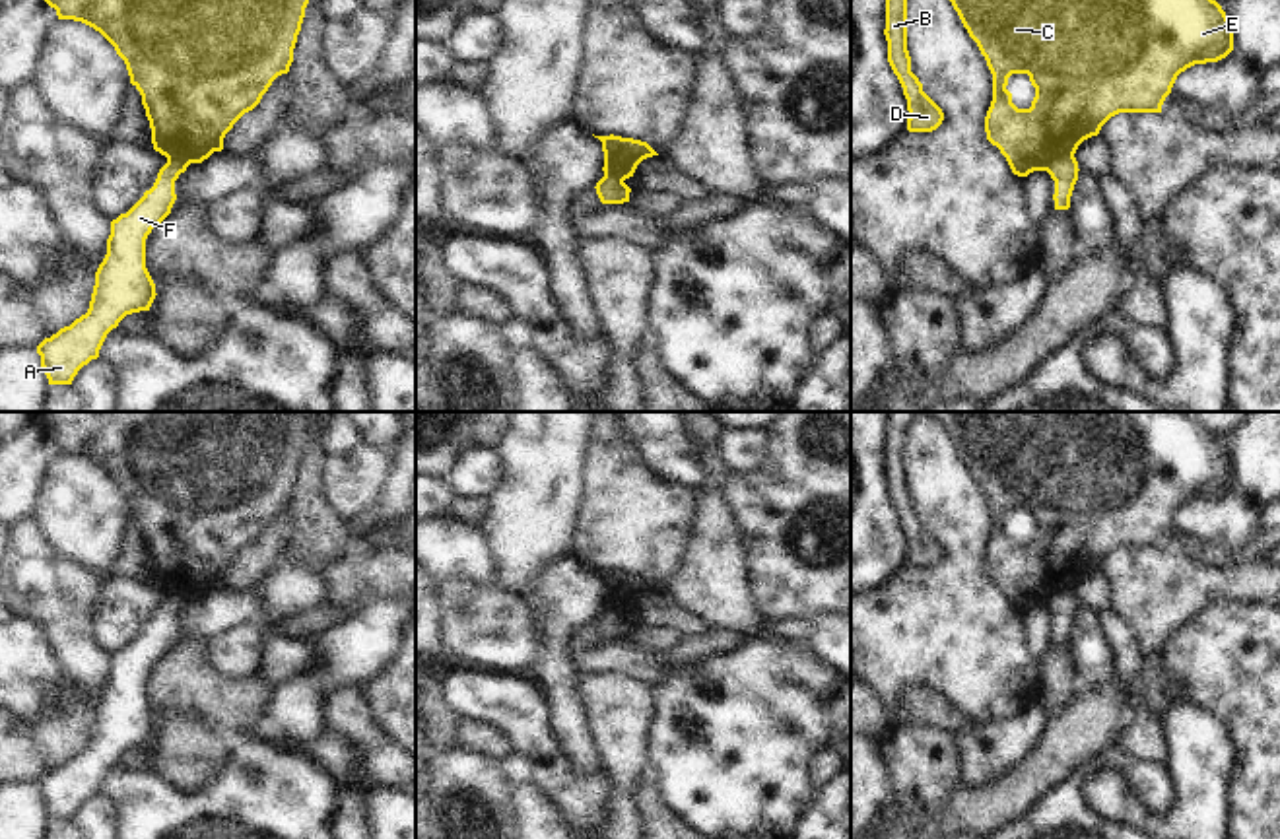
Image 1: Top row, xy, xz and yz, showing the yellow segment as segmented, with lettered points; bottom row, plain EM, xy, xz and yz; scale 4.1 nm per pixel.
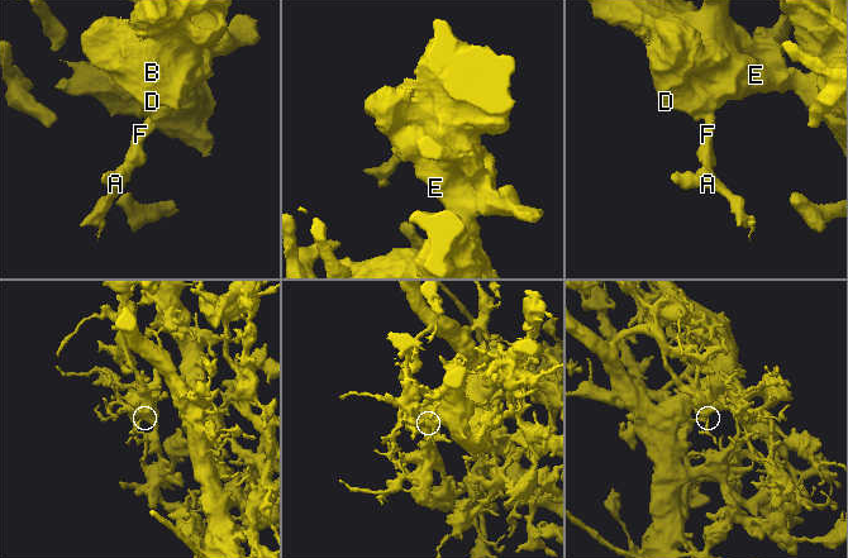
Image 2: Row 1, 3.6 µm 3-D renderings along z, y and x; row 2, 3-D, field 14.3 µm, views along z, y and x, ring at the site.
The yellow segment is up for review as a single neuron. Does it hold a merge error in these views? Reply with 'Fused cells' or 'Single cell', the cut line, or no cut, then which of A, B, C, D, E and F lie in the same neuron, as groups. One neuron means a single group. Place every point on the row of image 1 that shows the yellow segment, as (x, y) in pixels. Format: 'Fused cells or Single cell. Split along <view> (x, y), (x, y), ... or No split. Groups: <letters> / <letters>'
Fused cells. Split along yz (1073, 154), (1059, 156), (1045, 169). Groups: A F / B C D E

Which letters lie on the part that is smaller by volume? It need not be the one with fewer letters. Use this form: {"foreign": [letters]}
{"foreign": ["A", "F"]}

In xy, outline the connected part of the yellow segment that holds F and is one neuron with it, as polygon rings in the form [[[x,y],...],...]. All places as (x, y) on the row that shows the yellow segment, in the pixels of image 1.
[[[167,159],[153,186],[111,221],[87,313],[37,346],[49,385],[72,385],[78,371],[99,357],[107,334],[126,315],[150,311],[157,293],[146,268],[146,239],[171,214],[175,181],[186,167]]]

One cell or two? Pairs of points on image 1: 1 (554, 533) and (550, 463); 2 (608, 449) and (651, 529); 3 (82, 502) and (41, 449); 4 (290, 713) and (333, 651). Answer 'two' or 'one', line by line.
1: one
2: one
3: two
4: one

